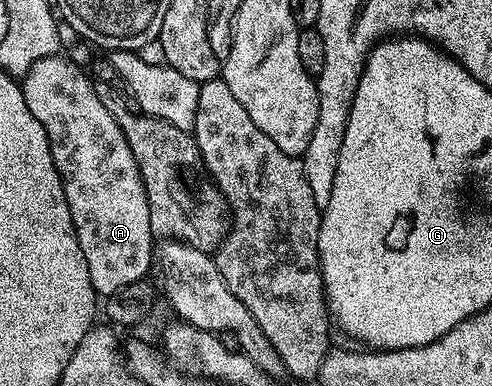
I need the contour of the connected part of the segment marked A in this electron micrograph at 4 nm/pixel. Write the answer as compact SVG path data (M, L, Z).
M63 57L37 60L21 85L29 112L45 128L53 164L61 176L73 216L77 244L81 244L85 264L89 264L89 280L93 280L96 295L106 296L125 288L125 284L133 284L133 280L148 277L147 269L153 266L149 200L121 124L101 104L88 71Z

